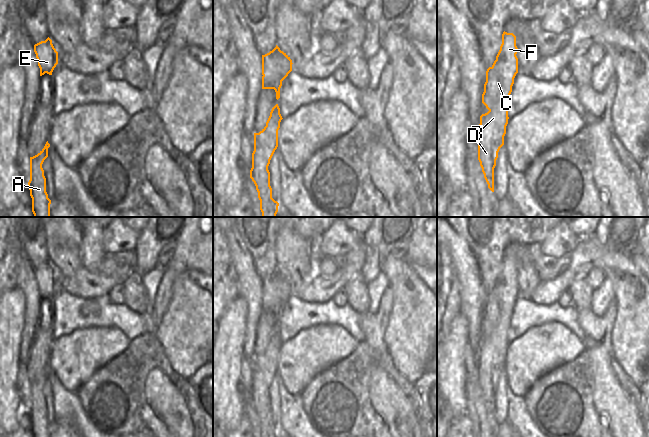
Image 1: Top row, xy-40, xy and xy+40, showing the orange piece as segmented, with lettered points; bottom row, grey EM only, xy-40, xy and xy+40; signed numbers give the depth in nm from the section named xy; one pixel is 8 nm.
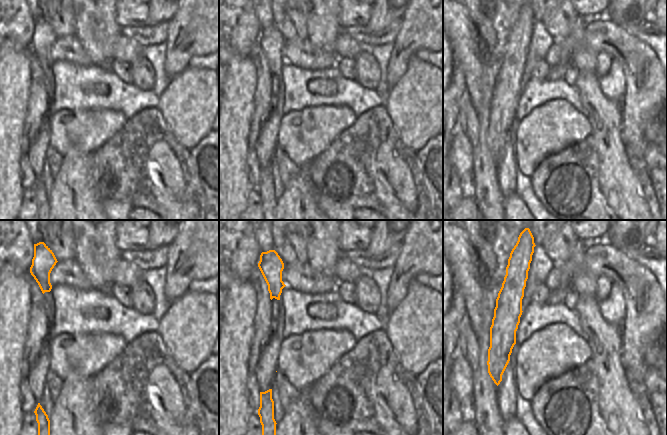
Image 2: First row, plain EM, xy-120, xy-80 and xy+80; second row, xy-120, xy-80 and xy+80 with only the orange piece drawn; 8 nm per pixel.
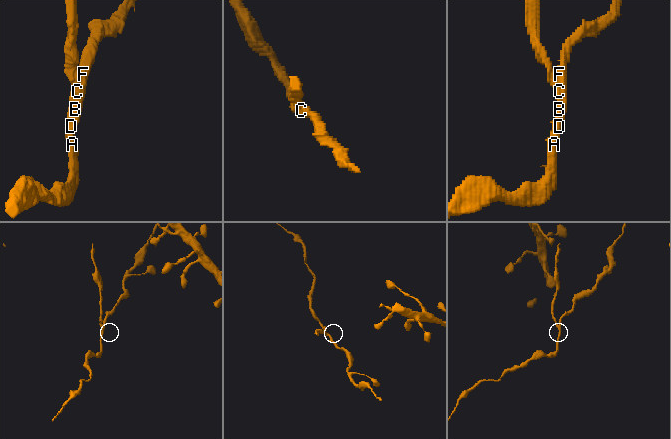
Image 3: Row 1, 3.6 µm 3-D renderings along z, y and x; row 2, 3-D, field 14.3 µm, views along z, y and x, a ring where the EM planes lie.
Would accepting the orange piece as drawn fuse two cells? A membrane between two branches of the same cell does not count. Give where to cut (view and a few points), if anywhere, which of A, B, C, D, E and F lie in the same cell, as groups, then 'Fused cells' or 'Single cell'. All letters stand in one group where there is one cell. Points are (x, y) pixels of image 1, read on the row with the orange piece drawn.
Split along xy (274, 48), (275, 65), (282, 80). Groups: A B C D F / E. Fused cells

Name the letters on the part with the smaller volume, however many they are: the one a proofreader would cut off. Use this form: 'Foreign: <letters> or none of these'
Foreign: E

